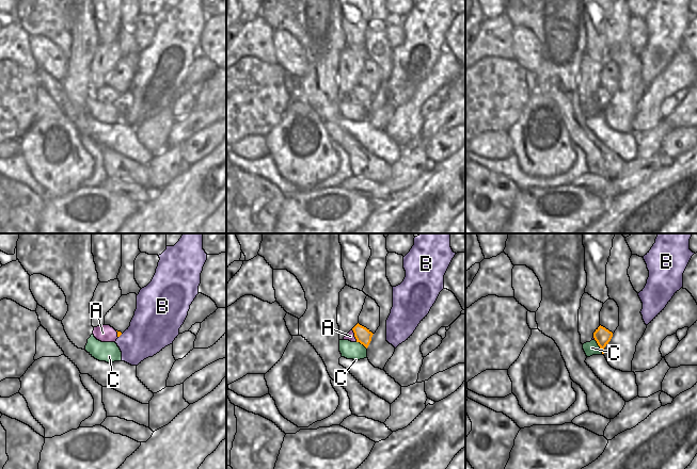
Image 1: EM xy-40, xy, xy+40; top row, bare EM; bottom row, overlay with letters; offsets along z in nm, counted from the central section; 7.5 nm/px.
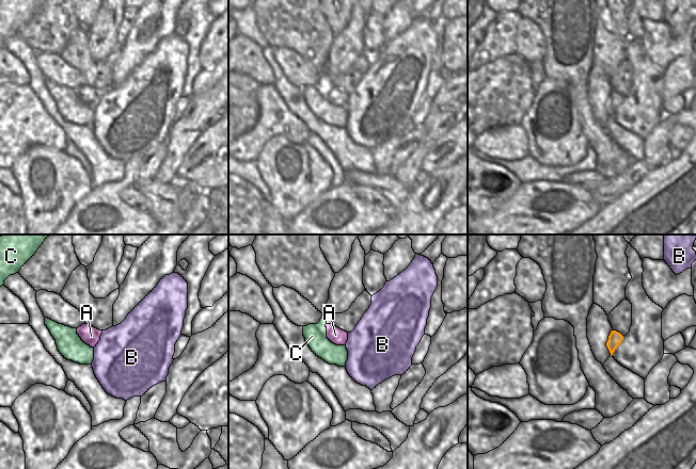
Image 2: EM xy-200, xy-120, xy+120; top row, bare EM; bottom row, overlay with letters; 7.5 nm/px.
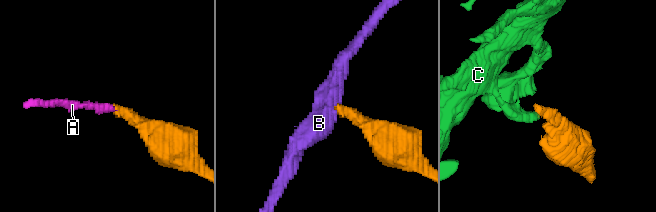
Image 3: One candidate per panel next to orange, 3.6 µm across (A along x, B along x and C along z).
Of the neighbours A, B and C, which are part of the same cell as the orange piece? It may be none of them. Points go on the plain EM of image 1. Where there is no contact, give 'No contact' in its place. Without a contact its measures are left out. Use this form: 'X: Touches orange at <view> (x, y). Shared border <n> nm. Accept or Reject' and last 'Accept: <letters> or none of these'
A: Touches orange at xy (354, 97). Shared border 100 nm. Accept
B: Touches orange at xy-40 (120, 96). Shared border 40 nm. Reject
C: Touches orange at xy+40 (599, 107). Shared border 130 nm. Reject
Accept: A

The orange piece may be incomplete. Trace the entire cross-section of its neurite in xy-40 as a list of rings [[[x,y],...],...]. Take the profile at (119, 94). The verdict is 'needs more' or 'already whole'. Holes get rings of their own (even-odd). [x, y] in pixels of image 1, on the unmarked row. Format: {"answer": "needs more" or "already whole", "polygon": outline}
{"answer": "needs more", "polygon": [[[99,86],[94,88],[93,96],[97,101],[101,103],[115,103],[122,94],[116,93],[110,86]]]}

